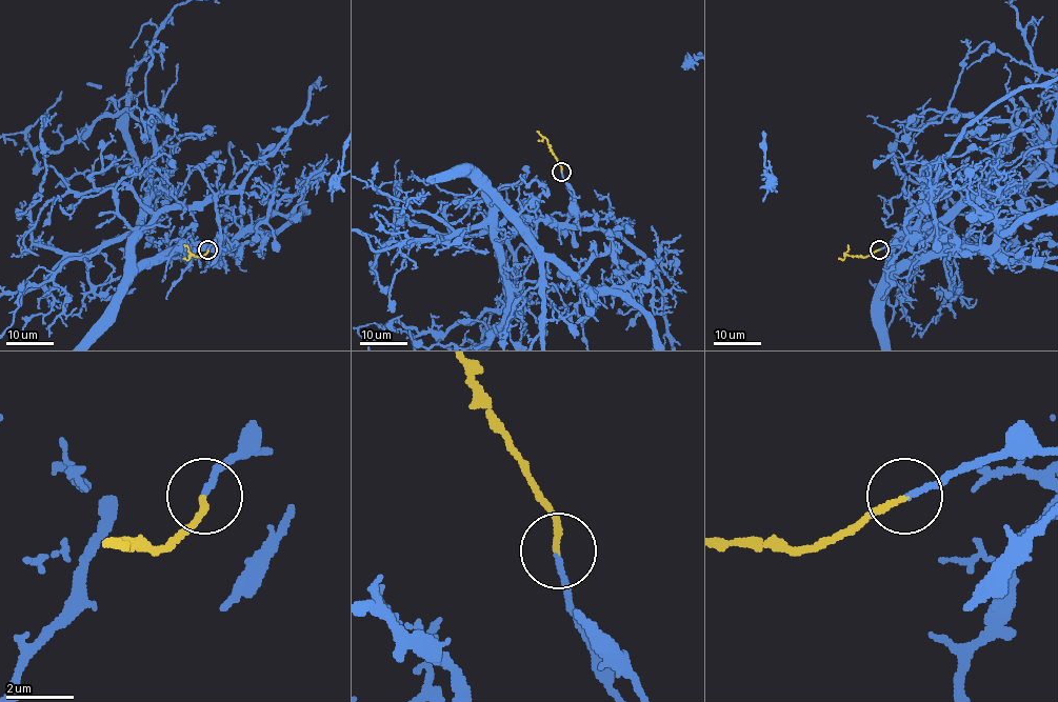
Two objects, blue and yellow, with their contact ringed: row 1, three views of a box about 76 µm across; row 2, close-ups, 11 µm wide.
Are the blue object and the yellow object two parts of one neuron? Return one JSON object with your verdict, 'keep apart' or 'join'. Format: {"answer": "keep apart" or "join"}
{"answer": "join"}

